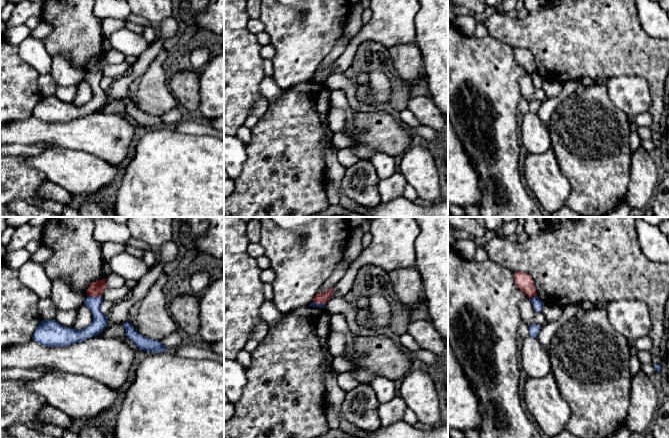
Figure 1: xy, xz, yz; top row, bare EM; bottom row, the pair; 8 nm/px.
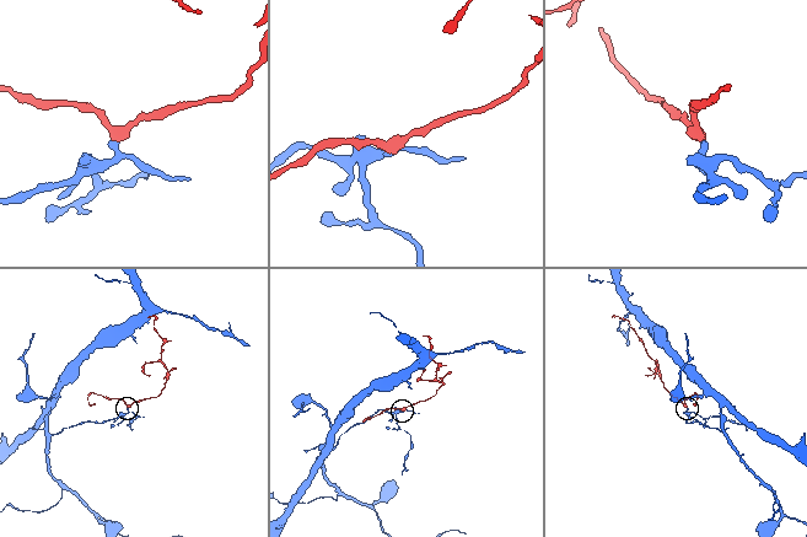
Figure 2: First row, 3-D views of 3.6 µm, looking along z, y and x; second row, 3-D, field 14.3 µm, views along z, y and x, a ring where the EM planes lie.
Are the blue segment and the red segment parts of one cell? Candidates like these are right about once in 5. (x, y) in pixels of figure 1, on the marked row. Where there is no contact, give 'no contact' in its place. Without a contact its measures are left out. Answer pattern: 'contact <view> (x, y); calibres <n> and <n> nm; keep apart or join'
contact xy (95, 297); calibres 120 and 120 nm; keep apart

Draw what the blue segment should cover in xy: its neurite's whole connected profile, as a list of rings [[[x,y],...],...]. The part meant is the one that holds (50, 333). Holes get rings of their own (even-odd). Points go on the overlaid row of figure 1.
[[[87,296],[84,305],[86,305],[93,314],[92,323],[81,330],[65,327],[56,320],[42,320],[36,328],[32,340],[47,347],[68,346],[77,342],[82,342],[88,338],[97,336],[107,327],[108,317],[101,312],[101,296]]]

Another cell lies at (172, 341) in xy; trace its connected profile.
[[[175,331],[168,336],[164,337],[160,342],[170,351],[174,351],[178,346],[182,344],[181,332]]]

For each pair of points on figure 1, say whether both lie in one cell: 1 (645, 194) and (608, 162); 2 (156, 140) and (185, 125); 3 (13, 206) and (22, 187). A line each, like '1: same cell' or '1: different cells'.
1: different cells
2: different cells
3: different cells

